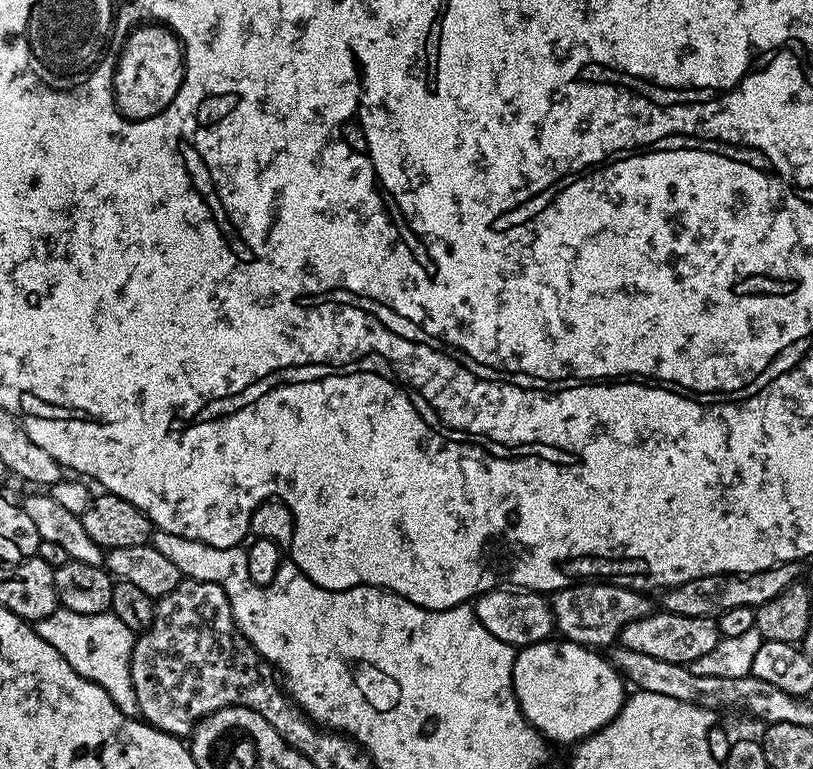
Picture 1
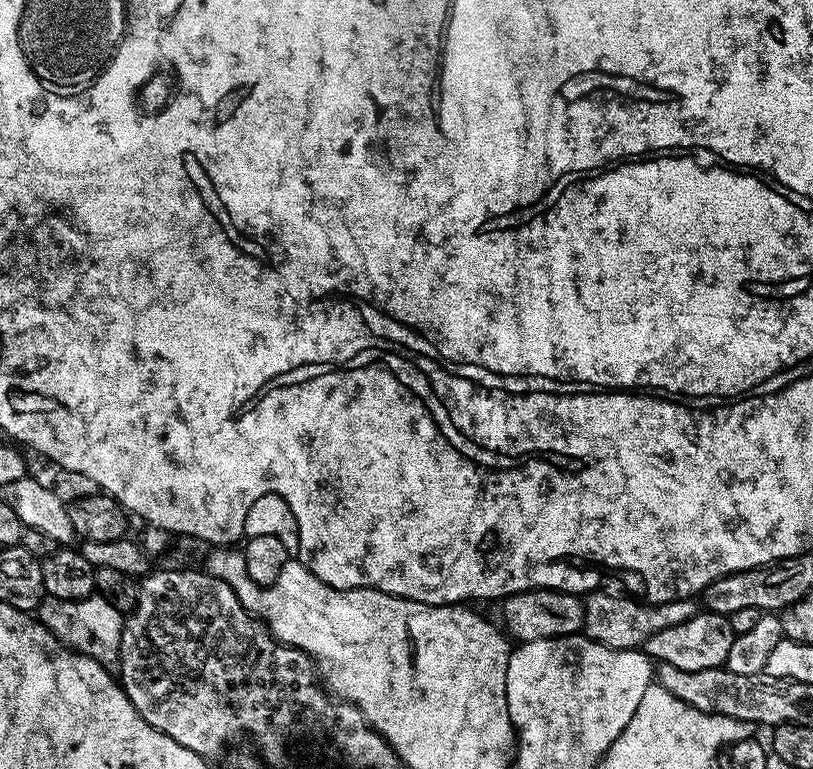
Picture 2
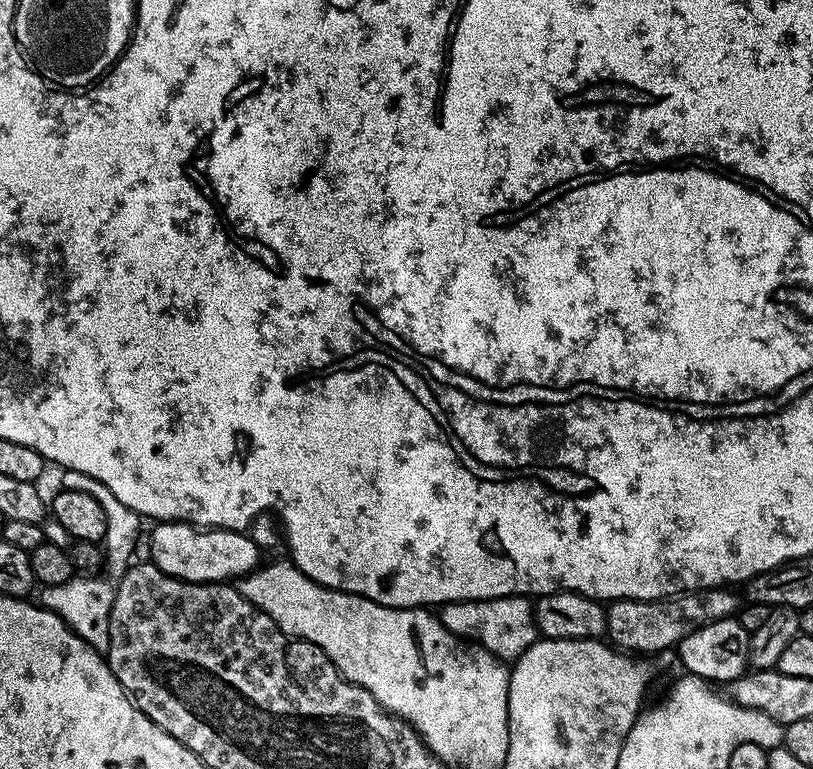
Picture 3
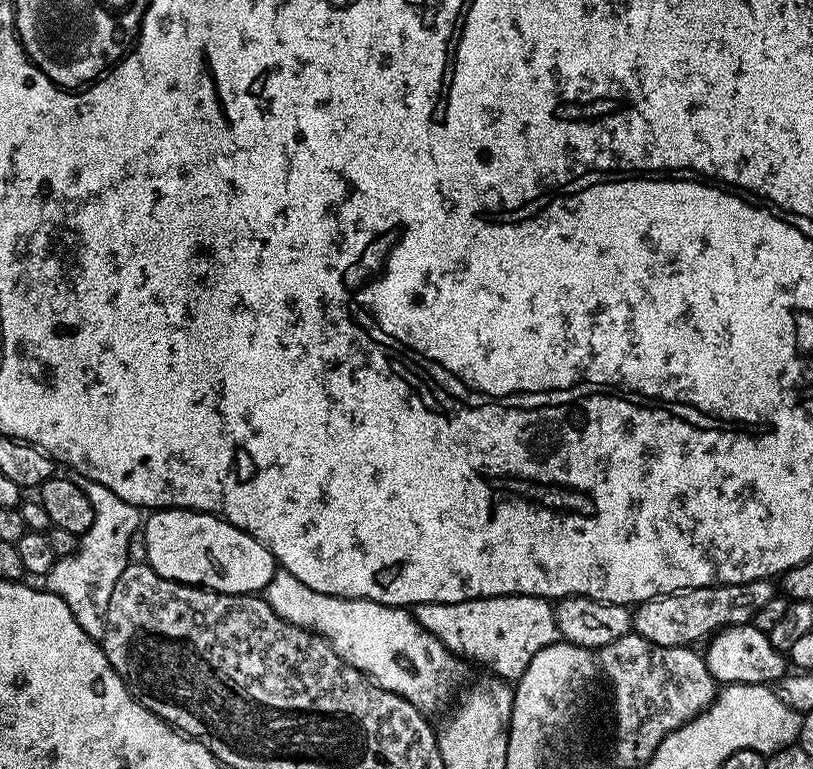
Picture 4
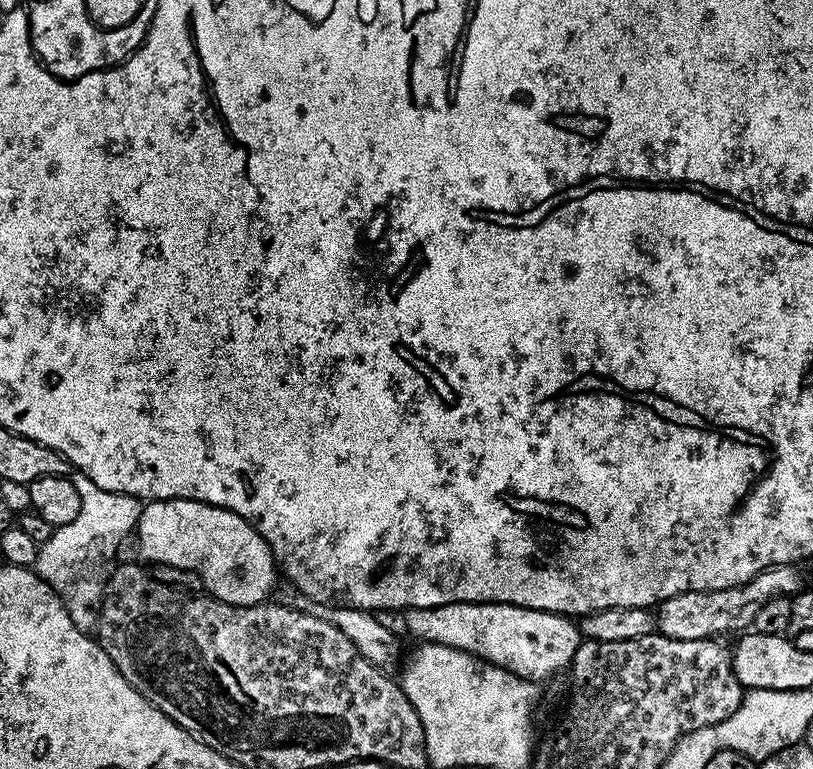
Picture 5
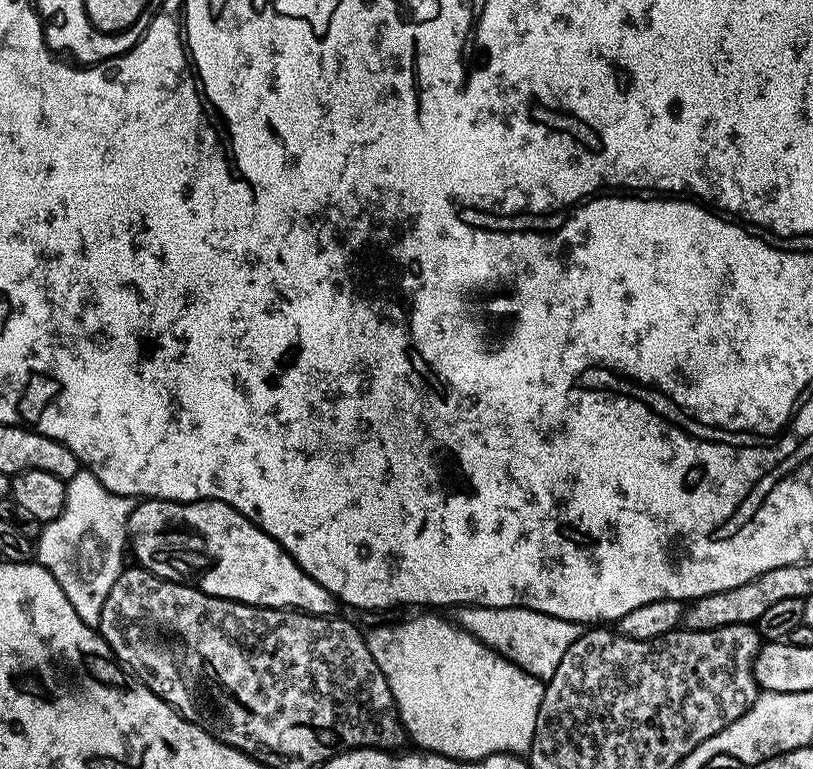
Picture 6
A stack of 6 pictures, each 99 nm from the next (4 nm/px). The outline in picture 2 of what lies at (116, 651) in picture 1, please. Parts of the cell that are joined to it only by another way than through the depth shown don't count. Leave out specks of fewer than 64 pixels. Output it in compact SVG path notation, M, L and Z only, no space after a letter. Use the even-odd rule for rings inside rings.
M99 594L87 596L85 600L58 601L46 598L38 609L38 619L72 651L80 652L105 666L115 665L119 661L120 639L126 616Z

